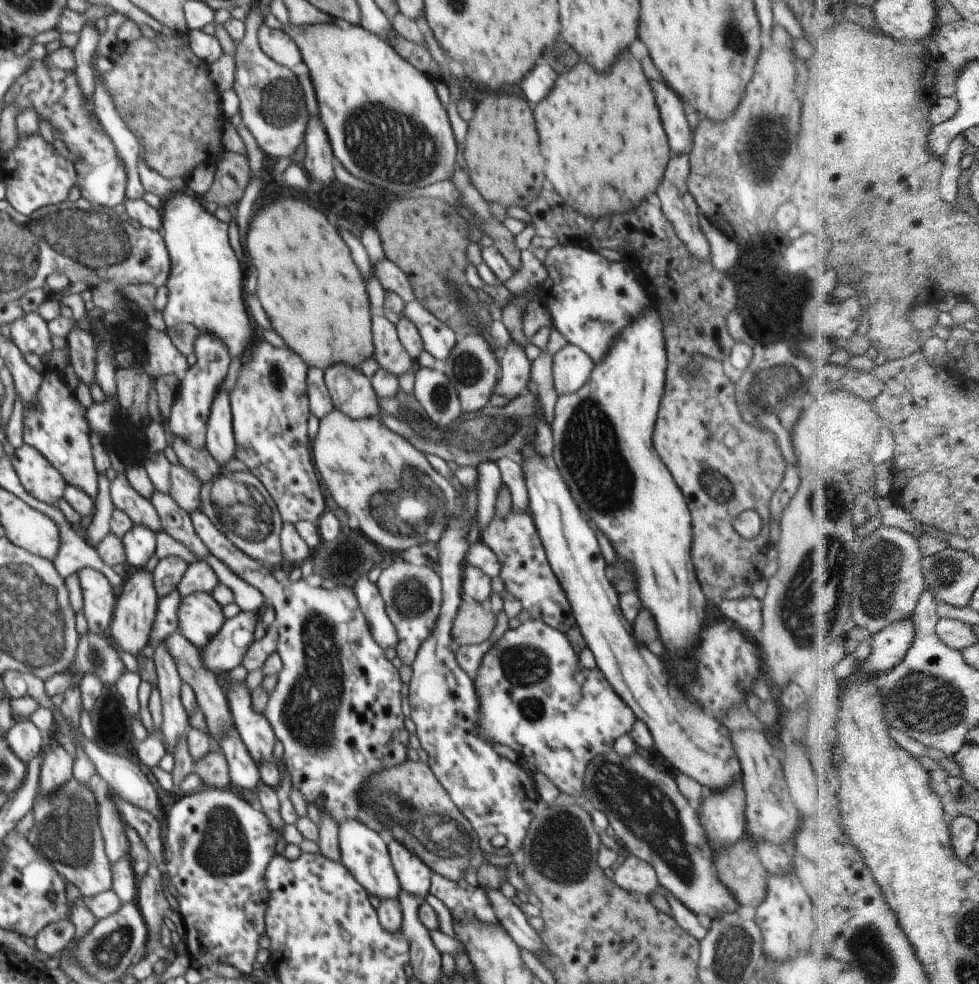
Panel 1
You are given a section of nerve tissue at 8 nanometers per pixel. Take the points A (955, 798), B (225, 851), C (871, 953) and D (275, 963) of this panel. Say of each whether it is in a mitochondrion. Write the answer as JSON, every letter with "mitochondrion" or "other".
{"A":"mitochondrion","B":"mitochondrion","C":"mitochondrion","D":"other"}

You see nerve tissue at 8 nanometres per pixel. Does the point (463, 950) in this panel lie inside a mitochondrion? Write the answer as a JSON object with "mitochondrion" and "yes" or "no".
{"mitochondrion":"no"}

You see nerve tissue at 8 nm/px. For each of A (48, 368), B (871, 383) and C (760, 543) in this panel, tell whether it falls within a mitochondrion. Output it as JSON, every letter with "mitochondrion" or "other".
{"A":"other","B":"other","C":"other"}

